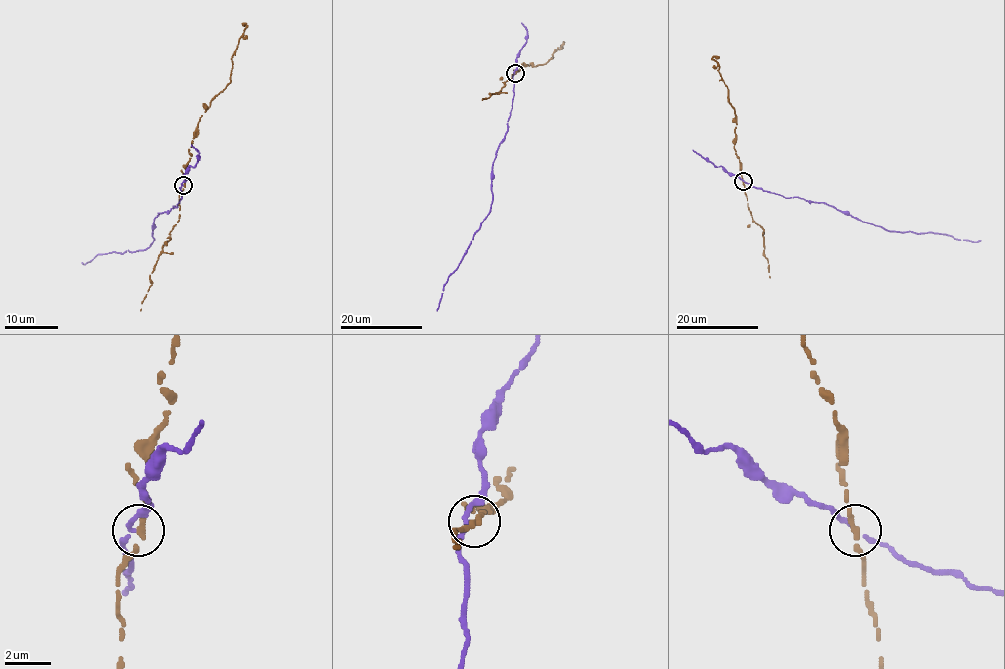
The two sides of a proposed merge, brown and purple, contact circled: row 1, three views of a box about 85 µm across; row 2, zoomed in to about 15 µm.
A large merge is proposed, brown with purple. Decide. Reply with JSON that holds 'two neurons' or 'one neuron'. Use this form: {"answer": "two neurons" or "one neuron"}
{"answer": "two neurons"}

